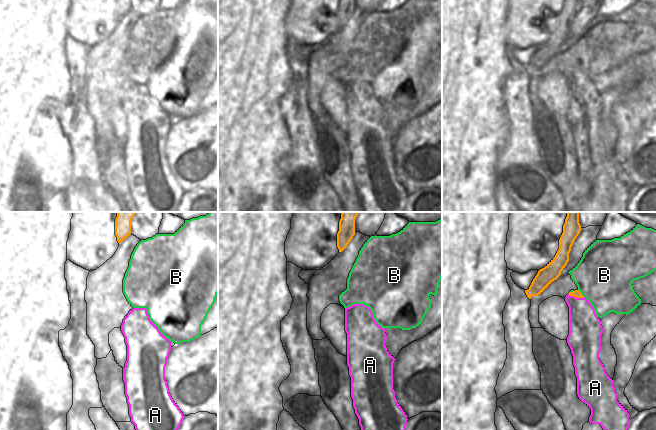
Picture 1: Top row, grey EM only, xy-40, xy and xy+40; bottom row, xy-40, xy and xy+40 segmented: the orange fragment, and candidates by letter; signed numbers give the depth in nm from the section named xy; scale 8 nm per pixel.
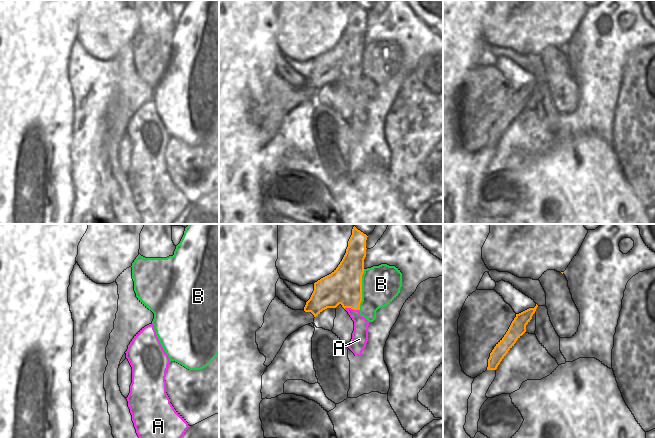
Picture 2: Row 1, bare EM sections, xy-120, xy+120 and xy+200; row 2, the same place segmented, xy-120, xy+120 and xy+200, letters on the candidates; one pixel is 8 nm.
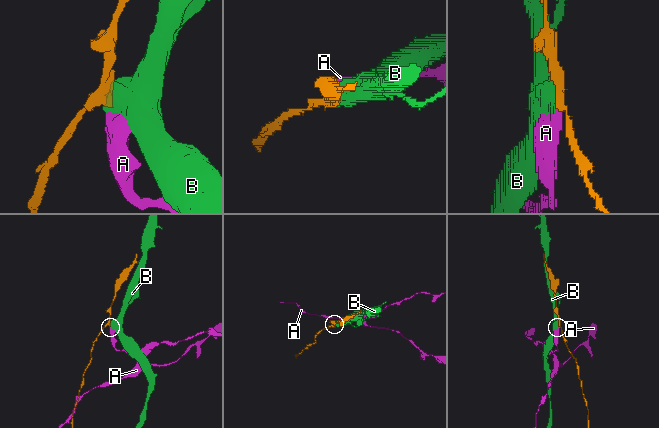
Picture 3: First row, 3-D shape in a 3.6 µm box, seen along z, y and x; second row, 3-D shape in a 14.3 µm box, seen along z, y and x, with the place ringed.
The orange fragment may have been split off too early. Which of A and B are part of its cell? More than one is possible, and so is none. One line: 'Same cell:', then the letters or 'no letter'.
Same cell: no letter

